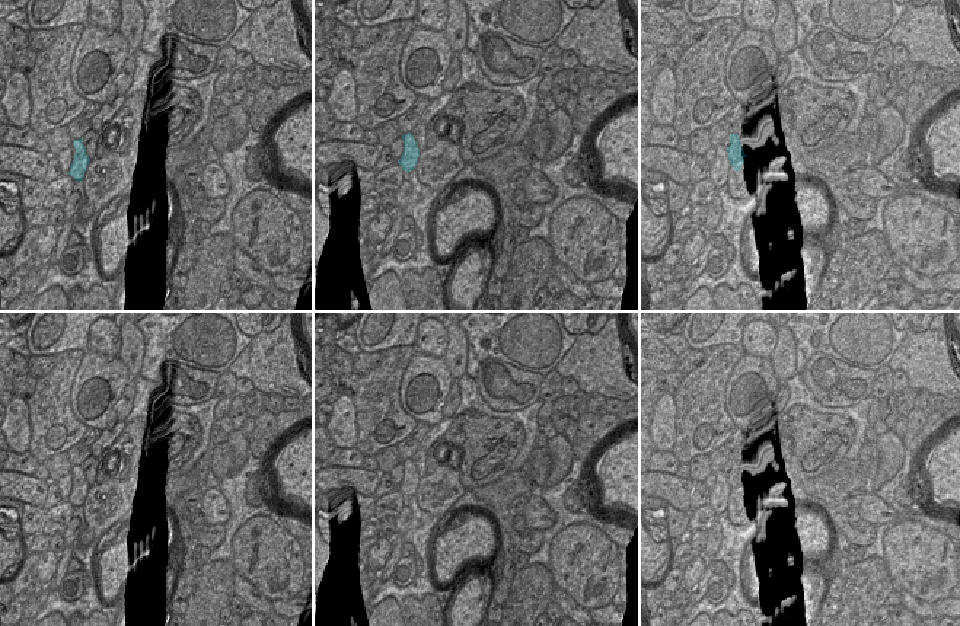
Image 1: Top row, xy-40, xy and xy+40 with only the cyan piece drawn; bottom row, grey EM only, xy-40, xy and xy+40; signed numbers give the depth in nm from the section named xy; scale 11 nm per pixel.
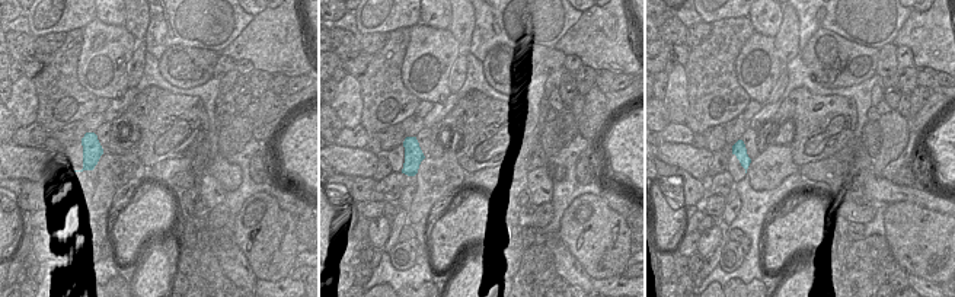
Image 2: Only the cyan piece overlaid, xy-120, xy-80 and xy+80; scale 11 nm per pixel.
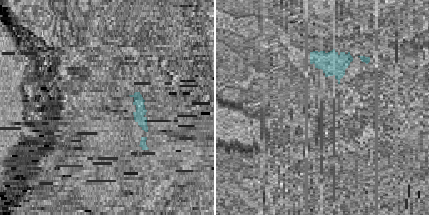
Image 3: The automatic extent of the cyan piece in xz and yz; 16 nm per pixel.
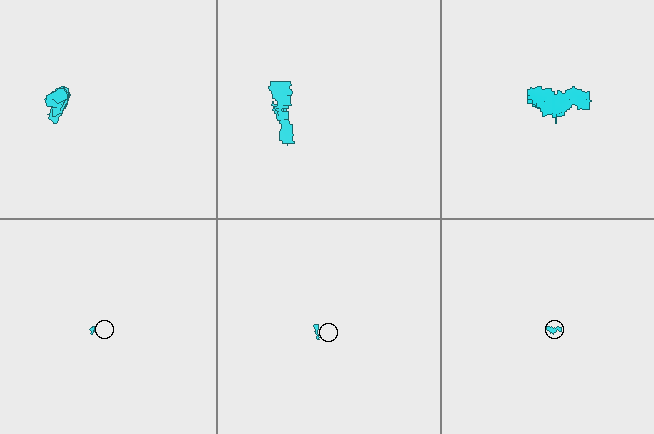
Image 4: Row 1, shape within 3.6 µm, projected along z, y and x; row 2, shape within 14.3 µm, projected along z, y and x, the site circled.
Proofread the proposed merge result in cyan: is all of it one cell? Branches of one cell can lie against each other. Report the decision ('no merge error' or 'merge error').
merge error

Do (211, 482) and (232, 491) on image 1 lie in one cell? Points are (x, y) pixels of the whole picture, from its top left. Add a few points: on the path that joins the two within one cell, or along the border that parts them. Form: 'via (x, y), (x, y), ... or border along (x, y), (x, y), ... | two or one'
border along (220, 481), (217, 488) | two

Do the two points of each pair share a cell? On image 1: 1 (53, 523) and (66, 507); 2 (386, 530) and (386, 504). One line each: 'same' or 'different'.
1: same
2: same

